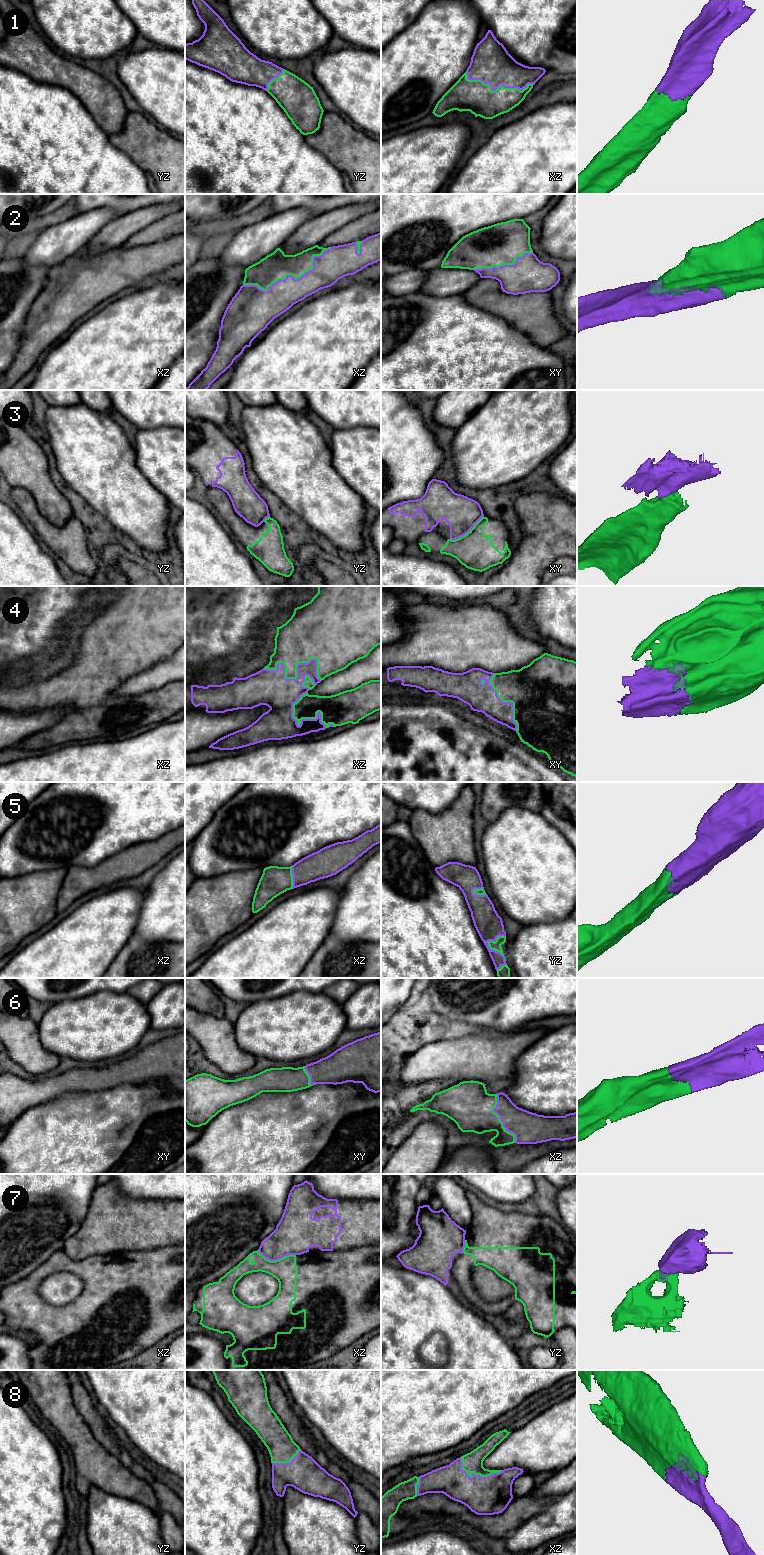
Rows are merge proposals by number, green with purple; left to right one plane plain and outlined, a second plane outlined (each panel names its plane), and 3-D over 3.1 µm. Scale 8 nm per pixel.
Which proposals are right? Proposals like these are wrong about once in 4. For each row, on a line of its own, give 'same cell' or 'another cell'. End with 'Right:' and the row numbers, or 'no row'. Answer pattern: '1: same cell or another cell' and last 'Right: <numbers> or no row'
1: same cell
2: same cell
3: another cell
4: same cell
5: same cell
6: same cell
7: another cell
8: same cell
Right: 1, 2, 4, 5, 6, 8

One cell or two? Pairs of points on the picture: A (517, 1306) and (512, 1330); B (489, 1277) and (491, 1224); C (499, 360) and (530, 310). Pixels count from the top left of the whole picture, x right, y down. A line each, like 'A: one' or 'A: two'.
A: one
B: two
C: two

